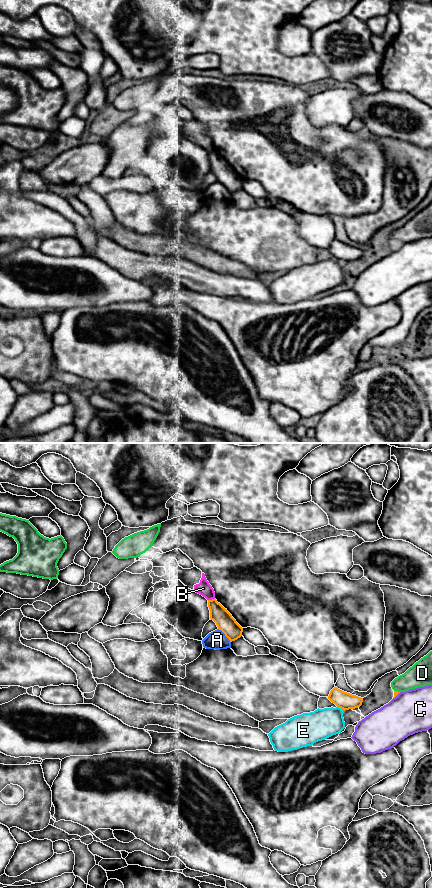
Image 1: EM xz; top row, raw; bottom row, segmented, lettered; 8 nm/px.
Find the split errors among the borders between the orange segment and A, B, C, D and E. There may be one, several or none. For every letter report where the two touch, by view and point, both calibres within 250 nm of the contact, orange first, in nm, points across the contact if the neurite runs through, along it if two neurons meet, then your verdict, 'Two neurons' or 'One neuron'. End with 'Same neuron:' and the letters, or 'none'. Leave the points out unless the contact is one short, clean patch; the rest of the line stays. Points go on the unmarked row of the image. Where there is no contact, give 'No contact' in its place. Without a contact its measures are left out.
A: Touches orange at xz (225, 187). Thickness 150 nm (orange) against 150 nm. Two neurons
B: Touches orange at xz (212, 151). Thickness 150 nm (orange) against 110 nm. Two neurons
C: Touches orange at xz (396, 247). Thickness 40 nm (orange) against 340 nm. Two neurons
D: Touches orange at xz (397, 243). Thickness 40 nm (orange) against 190 nm. Two neurons
E: Touches orange at xz (341, 260). Thickness 140 nm (orange) against 240 nm. Two neurons
Same neuron: none

